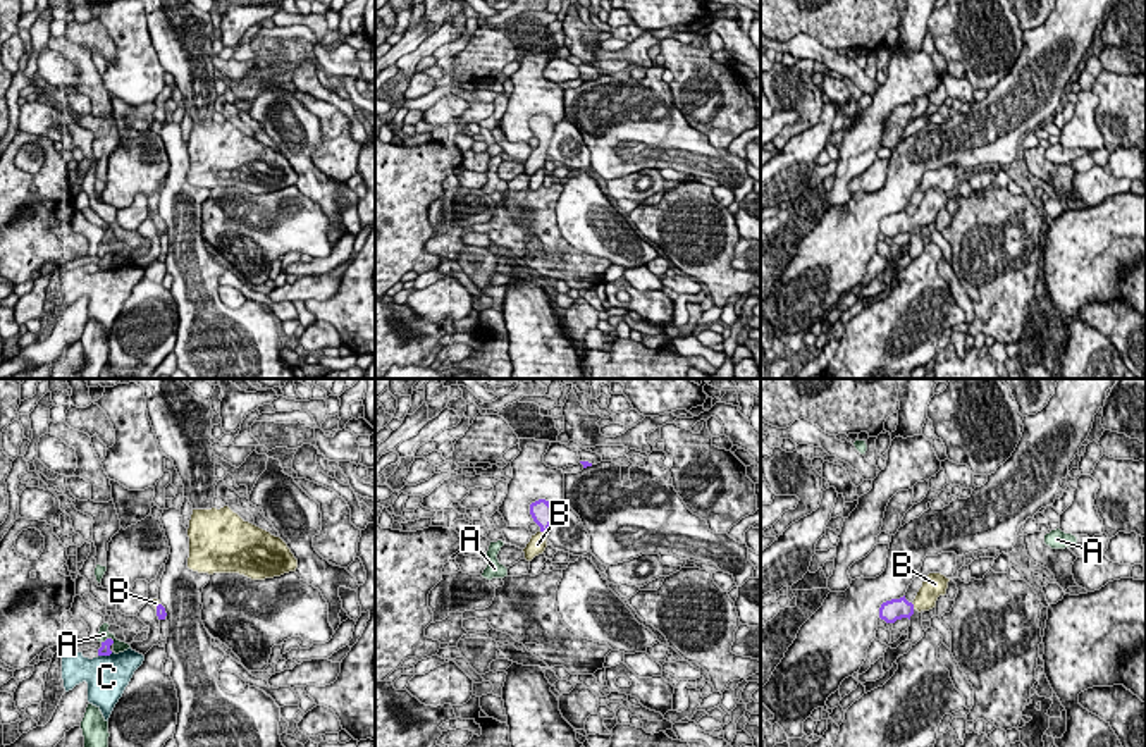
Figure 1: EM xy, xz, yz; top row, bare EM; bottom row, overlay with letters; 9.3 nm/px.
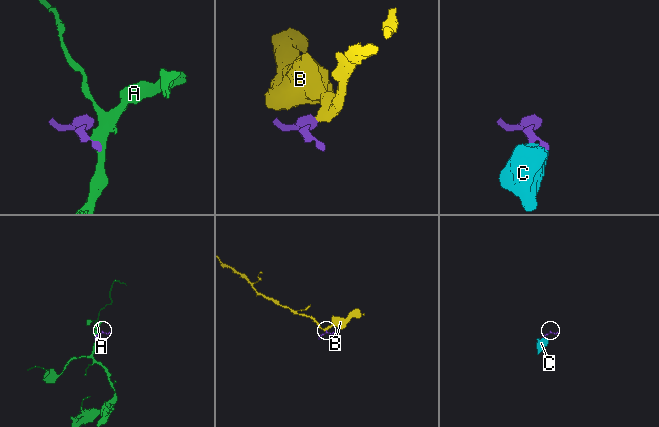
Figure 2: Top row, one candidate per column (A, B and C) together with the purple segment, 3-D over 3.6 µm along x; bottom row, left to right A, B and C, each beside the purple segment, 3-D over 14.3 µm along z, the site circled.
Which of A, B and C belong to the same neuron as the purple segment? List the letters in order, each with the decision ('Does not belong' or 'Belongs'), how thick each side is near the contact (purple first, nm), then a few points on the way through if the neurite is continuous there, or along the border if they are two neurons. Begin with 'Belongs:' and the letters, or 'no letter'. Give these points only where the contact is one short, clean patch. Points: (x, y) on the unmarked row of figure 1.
Belongs: B
A: Does not belong. Thickness 100 nm (purple) against 120 nm. Boundary: xy (114, 255), (107, 253), (102, 257)
B: Belongs. Thickness 220 nm (purple) against 170 nm. Path across: xz (542, 128), (544, 147), (537, 159)
C: Does not belong. Thickness 100 nm (purple) against 400 nm. Boundary: xy (112, 267), (98, 271)

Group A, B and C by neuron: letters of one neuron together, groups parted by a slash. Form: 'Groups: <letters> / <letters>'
Groups: A / B / C

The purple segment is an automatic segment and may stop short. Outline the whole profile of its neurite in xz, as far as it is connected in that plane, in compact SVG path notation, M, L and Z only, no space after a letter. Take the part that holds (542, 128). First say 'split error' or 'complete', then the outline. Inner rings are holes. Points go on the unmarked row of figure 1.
split error | M539 114L530 119L530 129L540 145L532 150L530 157L523 164L525 174L532 176L535 170L542 169L547 162L547 146L554 133L554 122L545 114Z

